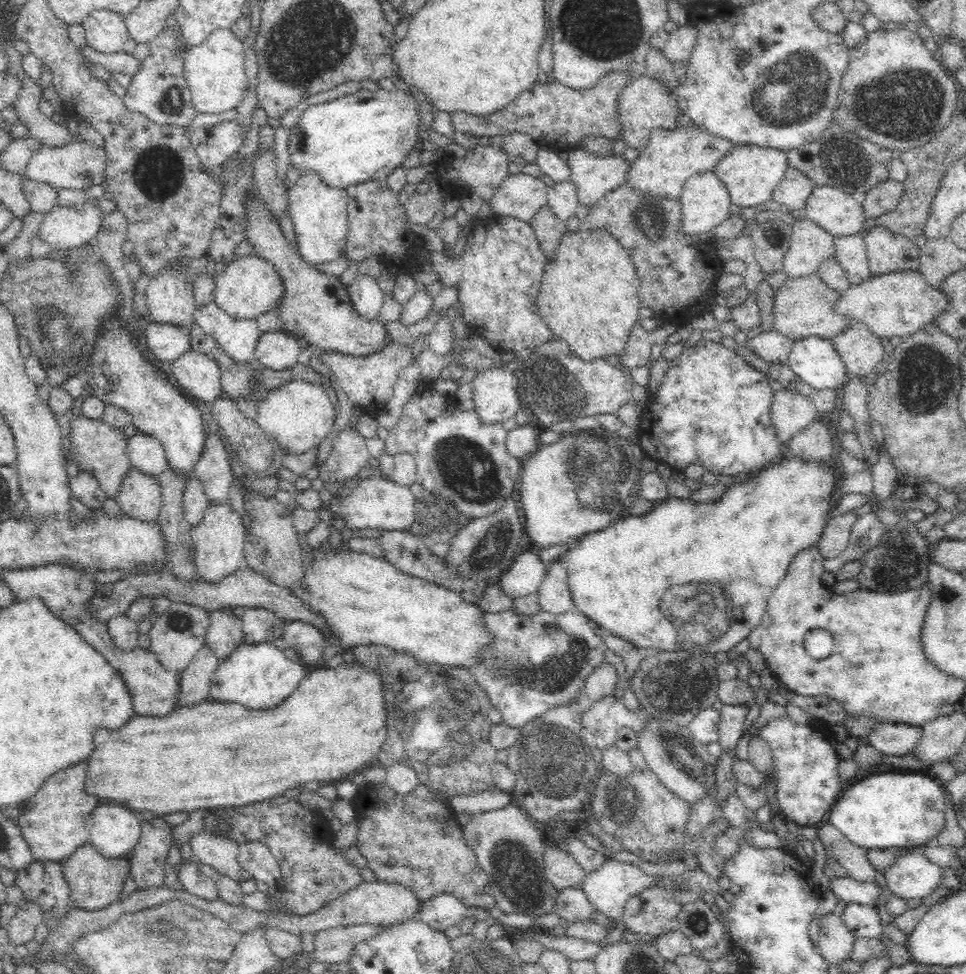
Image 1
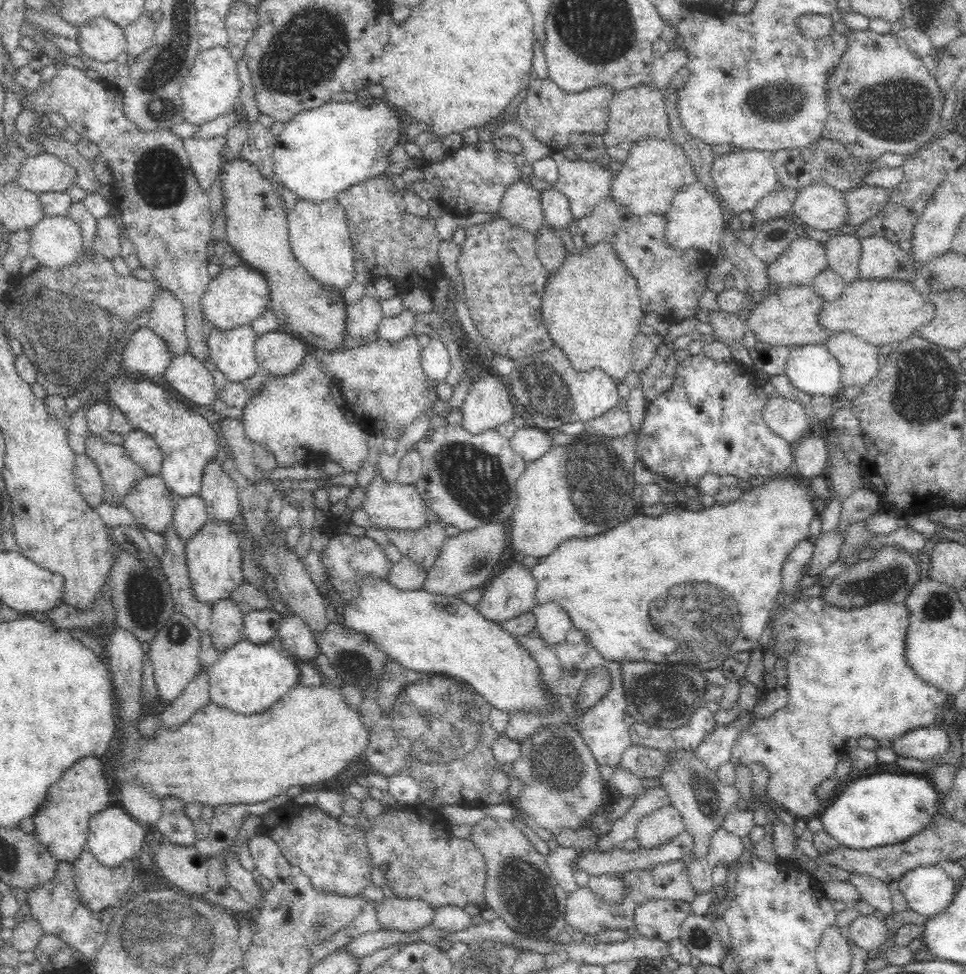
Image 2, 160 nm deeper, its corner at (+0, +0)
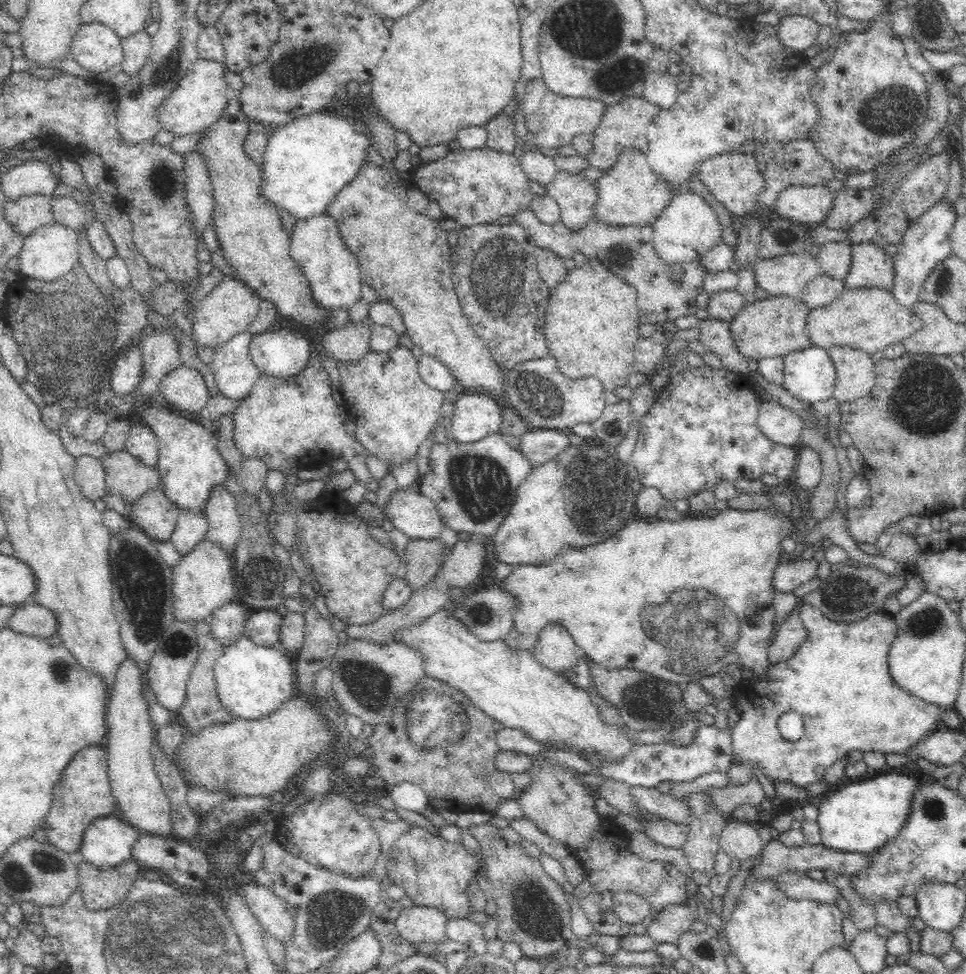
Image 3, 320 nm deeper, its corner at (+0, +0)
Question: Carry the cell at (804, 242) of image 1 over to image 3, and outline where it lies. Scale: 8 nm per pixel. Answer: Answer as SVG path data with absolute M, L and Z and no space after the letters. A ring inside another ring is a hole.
M807 250L771 259L758 258L752 272L761 295L789 296L803 302L806 287L821 274L817 259Z

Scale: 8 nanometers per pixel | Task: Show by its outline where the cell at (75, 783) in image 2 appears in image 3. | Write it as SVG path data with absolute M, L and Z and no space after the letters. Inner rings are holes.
M90 745L76 752L62 771L59 781L53 786L53 800L43 824L52 846L68 854L78 851L92 820L117 813L116 802L111 794L107 760L103 745Z

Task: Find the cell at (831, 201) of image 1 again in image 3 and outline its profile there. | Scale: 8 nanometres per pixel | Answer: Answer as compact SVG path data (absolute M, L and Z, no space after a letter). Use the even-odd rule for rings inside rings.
M824 185L792 186L783 190L772 206L773 216L807 227L823 222L832 208L835 192Z

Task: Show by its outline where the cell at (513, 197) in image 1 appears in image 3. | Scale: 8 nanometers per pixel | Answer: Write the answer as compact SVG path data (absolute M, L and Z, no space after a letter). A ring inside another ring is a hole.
M531 208L514 212L510 220L521 224L532 237L535 245L551 250L558 258L570 258L578 250L586 258L597 258L618 278L633 286L637 292L637 308L640 323L653 326L666 321L676 321L680 317L695 315L696 297L702 292L703 278L708 274L700 259L685 263L666 263L654 250L653 225L648 226L608 226L592 217L578 230L572 232L562 221L553 225L544 224Z

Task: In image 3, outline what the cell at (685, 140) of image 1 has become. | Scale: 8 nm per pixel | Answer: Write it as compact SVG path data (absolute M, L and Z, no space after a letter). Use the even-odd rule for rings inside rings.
M624 148L616 164L596 181L597 203L594 217L608 226L648 226L654 224L675 190L648 165L647 156L637 148Z

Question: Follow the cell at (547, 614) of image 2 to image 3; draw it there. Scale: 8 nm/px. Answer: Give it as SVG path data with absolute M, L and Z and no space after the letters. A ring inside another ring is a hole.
M546 624L536 643L533 654L542 667L562 675L577 666L578 648L572 636L562 630L562 626Z

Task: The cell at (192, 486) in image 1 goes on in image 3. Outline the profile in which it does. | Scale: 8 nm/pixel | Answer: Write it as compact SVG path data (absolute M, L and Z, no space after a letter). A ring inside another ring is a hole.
M181 510L176 522L176 529L172 533L171 542L178 553L184 557L205 540L207 529L205 512L196 513Z

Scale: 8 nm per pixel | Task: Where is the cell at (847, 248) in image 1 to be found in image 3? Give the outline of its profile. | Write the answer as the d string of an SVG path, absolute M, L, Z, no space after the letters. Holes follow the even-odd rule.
M830 241L821 245L816 259L821 274L836 279L845 279L852 262L851 245L841 241Z

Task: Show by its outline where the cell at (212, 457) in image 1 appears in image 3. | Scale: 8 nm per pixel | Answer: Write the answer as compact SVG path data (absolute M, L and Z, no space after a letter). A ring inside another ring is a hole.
M216 484L210 490L205 514L208 524L205 540L220 545L232 558L242 530L234 495L224 485Z

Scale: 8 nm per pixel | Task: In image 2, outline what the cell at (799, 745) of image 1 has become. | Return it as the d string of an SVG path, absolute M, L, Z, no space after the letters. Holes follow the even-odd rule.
M801 541L800 543L797 544L796 548L788 554L788 557L786 560L784 560L784 564L781 568L781 582L783 585L782 591L786 593L786 597L784 598L783 605L780 607L779 611L777 612L775 616L775 622L773 624L773 635L771 638L775 640L775 643L771 643L770 645L774 645L775 647L775 652L777 654L778 660L785 660L785 668L786 668L786 676L788 677L787 683L785 684L785 689L788 692L788 700L785 708L783 709L778 709L775 711L772 715L764 718L758 718L755 721L752 721L749 724L749 727L747 727L744 731L742 731L739 735L738 738L736 739L736 742L734 743L734 746L732 747L732 752L731 752L731 758L730 762L734 765L742 765L742 766L748 766L752 767L752 764L754 762L759 762L762 766L765 766L765 768L768 769L768 772L770 774L769 776L769 781L767 784L767 795L766 799L775 806L779 806L780 808L784 809L787 811L790 815L794 815L796 818L801 818L804 820L808 820L812 817L814 817L814 814L818 812L818 808L820 808L820 805L823 804L824 801L820 800L816 795L815 795L815 789L816 786L819 784L822 784L824 780L828 780L828 778L832 778L833 774L835 773L835 768L836 768L836 763L839 761L839 757L844 751L844 745L850 738L862 738L862 736L869 736L870 738L873 738L874 740L882 740L882 738L886 738L886 740L894 740L894 738L898 738L898 736L902 736L902 734L906 734L906 732L910 732L910 730L918 730L918 728L926 728L927 726L934 725L937 723L941 723L939 720L940 717L940 710L942 710L944 706L944 702L950 700L950 696L946 694L945 692L941 692L941 690L938 690L933 684L928 684L927 682L924 682L917 674L912 670L912 668L908 667L908 663L906 663L906 657L904 657L904 654L906 654L906 645L905 645L905 640L906 640L906 633L907 633L907 628L908 628L908 617L909 617L909 610L907 609L907 606L905 605L904 602L890 602L890 601L876 601L876 602L868 602L866 606L860 606L860 608L838 608L837 606L832 606L831 604L828 604L826 601L822 601L822 598L804 598L801 597L800 599L796 599L795 595L799 594L802 591L802 588L798 588L798 583L808 576L807 574L809 571L807 570L807 567L810 566L810 560L812 560L812 554L814 552L814 541Z

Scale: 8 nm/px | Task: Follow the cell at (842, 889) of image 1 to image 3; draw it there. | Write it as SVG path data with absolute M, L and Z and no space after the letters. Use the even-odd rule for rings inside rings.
M784 872L778 874L777 884L788 898L795 900L814 900L819 903L835 904L841 896L837 886L834 886L831 878L827 881L816 881L803 872Z

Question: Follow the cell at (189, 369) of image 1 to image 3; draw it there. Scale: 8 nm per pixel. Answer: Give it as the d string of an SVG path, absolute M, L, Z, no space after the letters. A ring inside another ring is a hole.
M182 364L160 380L159 394L170 406L188 412L200 412L210 398L200 371Z

